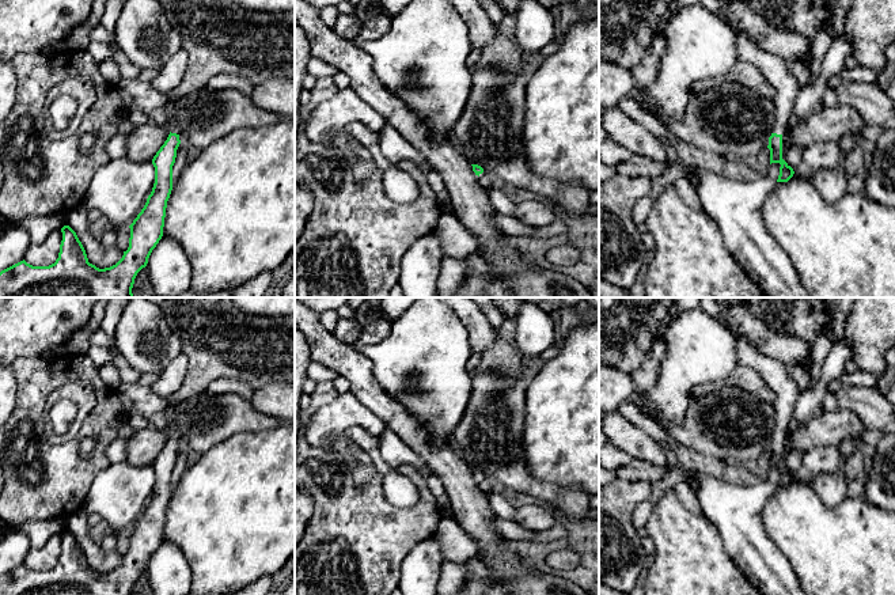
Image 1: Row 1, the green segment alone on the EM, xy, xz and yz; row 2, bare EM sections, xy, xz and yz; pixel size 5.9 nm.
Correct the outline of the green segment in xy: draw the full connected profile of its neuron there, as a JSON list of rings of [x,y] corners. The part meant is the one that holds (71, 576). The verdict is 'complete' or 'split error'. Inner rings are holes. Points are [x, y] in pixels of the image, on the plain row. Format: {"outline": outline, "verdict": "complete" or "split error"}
{"outline": [[[179,429],[167,431],[170,439],[152,463],[155,488],[147,507],[129,530],[129,552],[113,571],[99,573],[88,566],[86,554],[76,537],[69,531],[61,533],[62,545],[58,562],[49,571],[33,571],[24,564],[0,576],[0,595],[132,595],[137,577],[147,571],[152,554],[163,541],[167,505],[172,494],[172,470],[181,448]]], "verdict": "split error"}

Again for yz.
{"outline": [[[736,337],[736,359],[737,364],[754,369],[775,394],[773,402],[775,409],[775,428],[769,441],[767,452],[770,454],[770,469],[781,469],[777,486],[788,486],[794,475],[782,463],[782,439],[790,429],[789,422],[800,395],[800,389],[788,374],[786,364],[778,359],[762,355],[743,337]]], "verdict": "split error"}

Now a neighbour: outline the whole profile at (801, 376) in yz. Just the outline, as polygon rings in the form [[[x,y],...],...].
[[[788,365],[788,374],[797,383],[799,389],[807,389],[811,382],[811,374],[800,365]]]

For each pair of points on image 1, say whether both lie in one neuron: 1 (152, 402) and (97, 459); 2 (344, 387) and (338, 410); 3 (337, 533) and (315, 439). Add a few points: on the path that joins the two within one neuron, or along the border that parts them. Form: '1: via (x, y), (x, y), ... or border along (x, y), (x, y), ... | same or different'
1: border along (114, 390), (125, 415) | different
2: border along (349, 391), (340, 395) | different
3: border along (308, 442), (317, 446) | different

